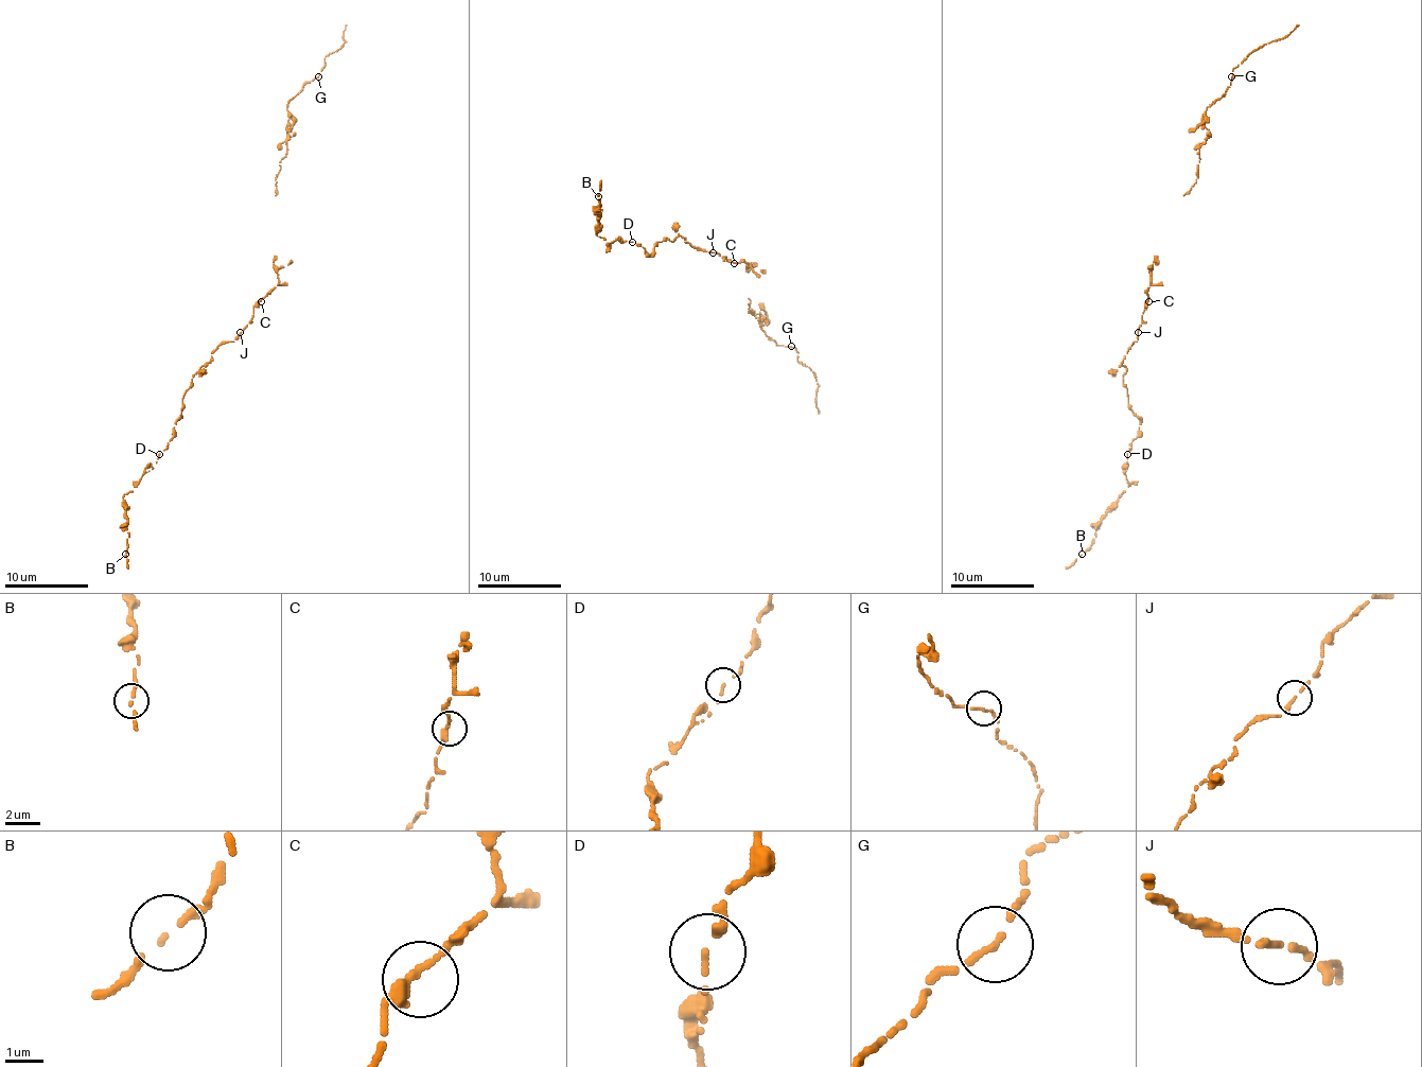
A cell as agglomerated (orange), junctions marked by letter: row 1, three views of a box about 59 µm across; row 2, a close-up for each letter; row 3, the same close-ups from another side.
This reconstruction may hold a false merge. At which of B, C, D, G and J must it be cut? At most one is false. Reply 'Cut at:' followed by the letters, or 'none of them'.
Cut at: none of them

